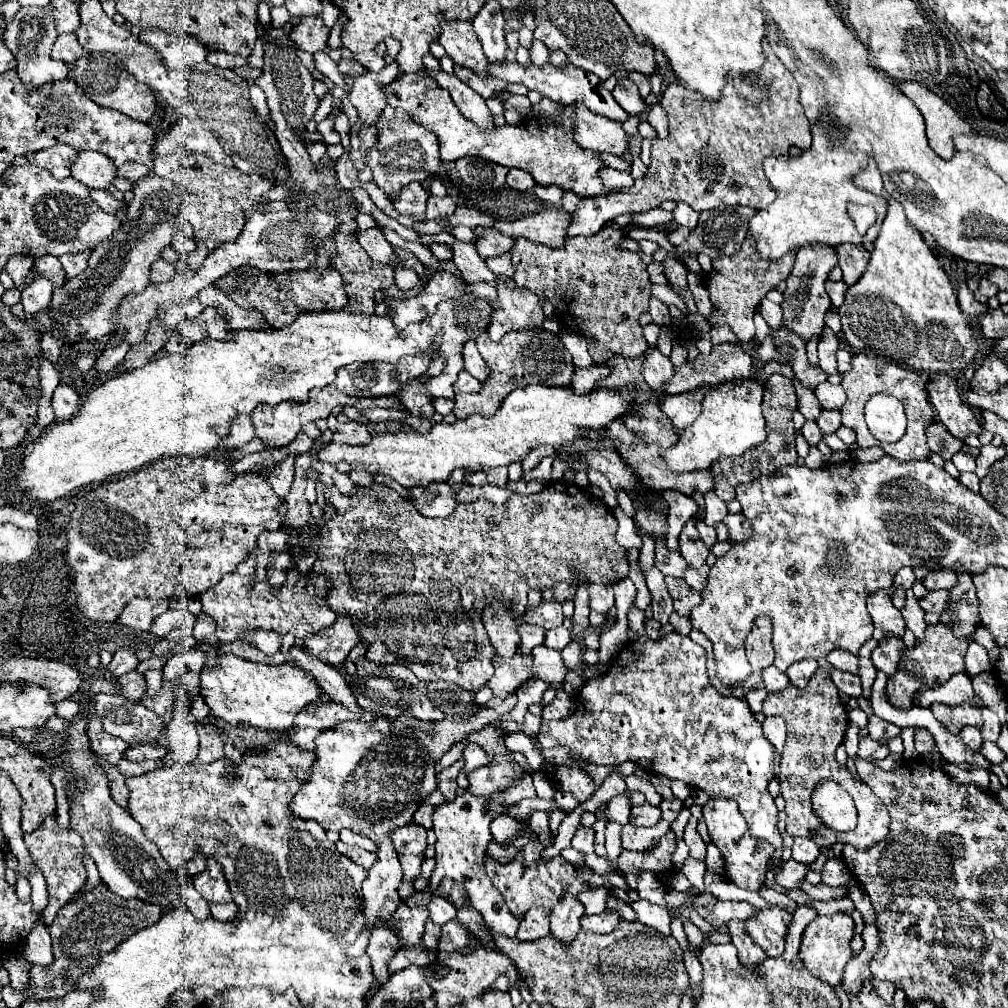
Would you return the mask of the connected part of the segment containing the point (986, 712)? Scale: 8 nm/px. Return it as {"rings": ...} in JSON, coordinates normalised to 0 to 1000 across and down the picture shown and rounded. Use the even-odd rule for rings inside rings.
{"rings":[[[979,701],[974,702],[974,709],[977,711],[977,717],[975,717],[973,724],[975,735],[985,735],[987,737],[989,731],[991,731],[991,725],[993,725],[993,716]]]}

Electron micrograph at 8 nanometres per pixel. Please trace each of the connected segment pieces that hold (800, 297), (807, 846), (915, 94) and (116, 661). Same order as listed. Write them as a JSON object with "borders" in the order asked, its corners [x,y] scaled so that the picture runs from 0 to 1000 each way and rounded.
{"borders":[[[[799,245],[799,249],[791,251],[787,269],[781,275],[781,287],[777,291],[779,297],[775,301],[777,322],[783,328],[791,330],[799,340],[807,334],[813,334],[816,324],[818,324],[816,314],[826,301],[824,301],[824,295],[820,293],[816,283],[818,283],[826,265],[830,265],[830,255],[828,255],[828,249],[824,245]]],[[[799,830],[789,832],[785,842],[786,851],[799,858],[805,858],[813,850],[813,840],[805,832],[799,832]]],[[[898,80],[892,84],[896,94],[900,94],[910,108],[914,110],[920,126],[922,146],[932,154],[941,158],[947,152],[945,130],[947,132],[963,132],[961,122],[957,122],[932,94],[922,90],[910,80]]],[[[118,642],[118,644],[112,648],[112,654],[110,654],[110,658],[108,658],[106,664],[108,664],[112,670],[118,672],[118,670],[134,664],[136,658],[138,658],[138,654],[134,652],[134,648],[132,648],[128,642]]]]}

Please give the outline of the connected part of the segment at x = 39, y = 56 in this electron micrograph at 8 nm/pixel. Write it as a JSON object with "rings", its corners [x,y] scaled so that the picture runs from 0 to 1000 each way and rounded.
{"rings":[[[23,7],[15,19],[11,23],[7,23],[5,27],[5,35],[3,41],[5,45],[11,49],[11,53],[17,59],[17,72],[19,78],[29,86],[39,86],[43,82],[51,82],[51,80],[61,80],[66,76],[66,63],[53,59],[51,47],[57,39],[57,29],[55,29],[55,17],[53,17],[53,7]]]}

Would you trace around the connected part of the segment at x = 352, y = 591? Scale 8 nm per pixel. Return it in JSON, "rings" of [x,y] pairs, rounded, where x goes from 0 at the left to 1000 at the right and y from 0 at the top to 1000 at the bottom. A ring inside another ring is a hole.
{"rings":[[[547,477],[545,483],[533,491],[515,491],[509,489],[499,501],[491,501],[483,495],[473,495],[467,499],[453,499],[451,507],[441,513],[441,515],[434,515],[434,513],[420,513],[408,499],[404,499],[394,487],[390,487],[388,483],[370,483],[370,485],[362,485],[362,483],[352,483],[346,491],[339,491],[332,482],[322,483],[321,492],[324,498],[332,503],[332,513],[322,519],[318,523],[318,527],[314,527],[314,533],[318,535],[318,539],[322,541],[324,549],[330,549],[332,555],[342,555],[342,559],[313,559],[311,566],[318,566],[320,570],[324,570],[324,574],[330,578],[330,584],[326,586],[326,602],[330,602],[330,606],[334,610],[344,608],[354,626],[358,636],[364,640],[364,654],[370,654],[374,658],[402,658],[402,662],[406,662],[414,674],[418,676],[447,676],[453,678],[455,682],[463,684],[463,686],[475,686],[489,670],[489,660],[487,654],[491,650],[483,626],[479,624],[477,618],[477,606],[481,602],[481,598],[487,598],[489,592],[501,592],[507,594],[511,598],[517,598],[517,606],[521,606],[523,602],[523,588],[527,584],[547,584],[553,578],[561,576],[564,580],[574,580],[574,578],[596,578],[596,580],[608,580],[620,572],[624,572],[624,564],[626,559],[622,555],[622,545],[616,543],[610,537],[610,527],[612,527],[612,515],[608,513],[606,505],[598,499],[598,495],[574,485],[572,481],[564,481],[561,477]],[[370,559],[384,559],[382,563],[372,563]]]}

